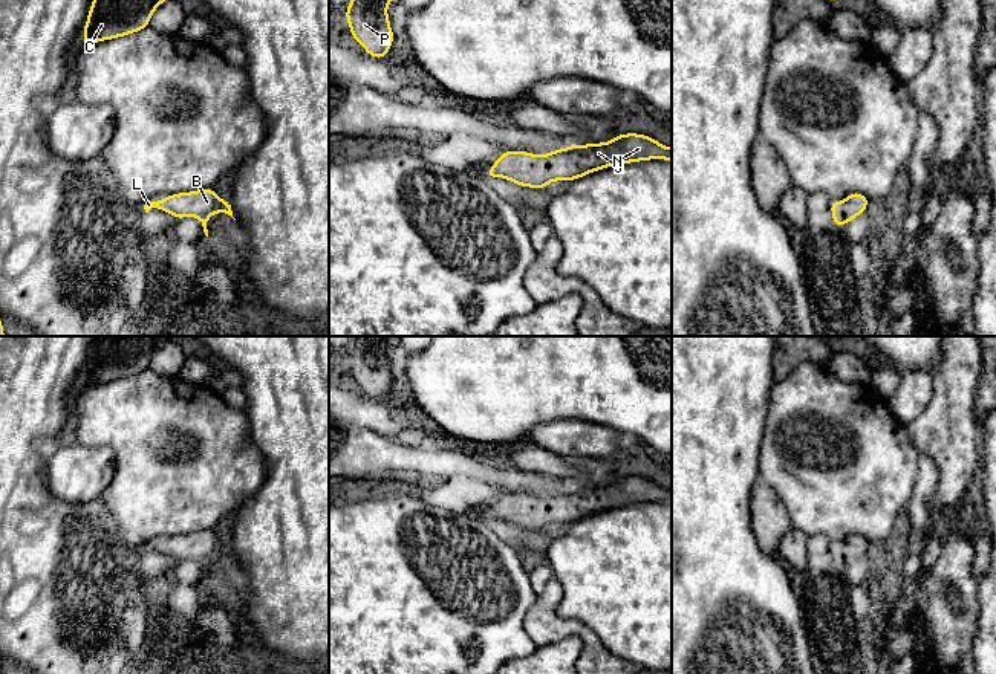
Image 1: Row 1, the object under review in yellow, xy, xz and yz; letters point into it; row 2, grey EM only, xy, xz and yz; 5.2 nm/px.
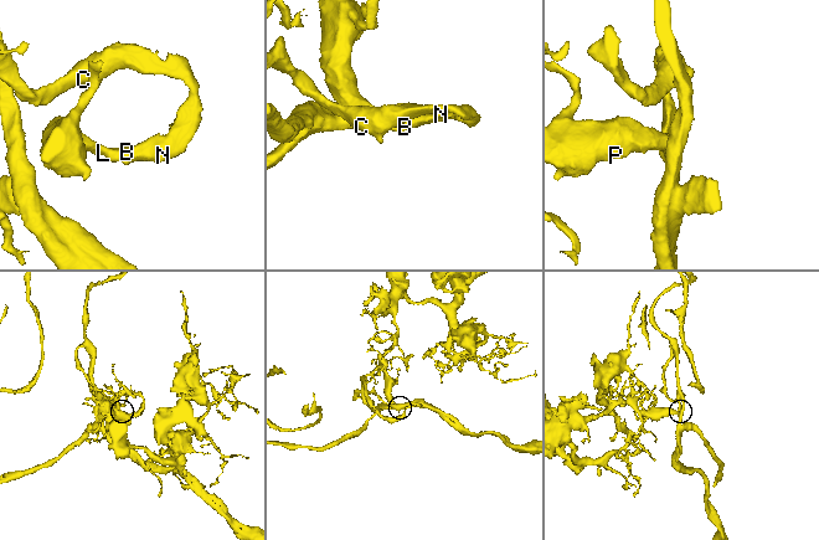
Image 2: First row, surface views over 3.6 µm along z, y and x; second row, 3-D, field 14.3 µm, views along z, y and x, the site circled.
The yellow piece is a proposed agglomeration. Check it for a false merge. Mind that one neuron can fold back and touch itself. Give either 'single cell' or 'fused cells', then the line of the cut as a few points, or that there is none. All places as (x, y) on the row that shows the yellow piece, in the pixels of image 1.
single cell | no cut

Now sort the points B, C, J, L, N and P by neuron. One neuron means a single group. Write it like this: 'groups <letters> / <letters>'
groups B C J L N P

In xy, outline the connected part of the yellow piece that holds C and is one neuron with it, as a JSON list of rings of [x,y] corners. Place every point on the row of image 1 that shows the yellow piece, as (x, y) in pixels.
[[[93,0],[81,41],[98,43],[138,32],[150,24],[153,11],[165,0]]]

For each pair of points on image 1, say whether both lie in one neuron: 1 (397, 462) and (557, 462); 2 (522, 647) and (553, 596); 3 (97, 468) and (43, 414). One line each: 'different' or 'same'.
1: different
2: different
3: different

